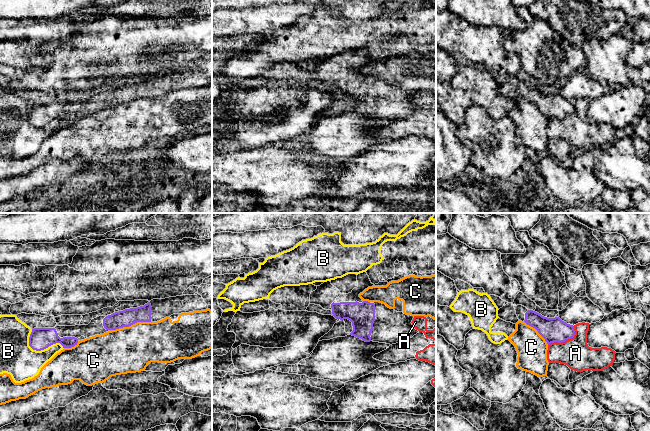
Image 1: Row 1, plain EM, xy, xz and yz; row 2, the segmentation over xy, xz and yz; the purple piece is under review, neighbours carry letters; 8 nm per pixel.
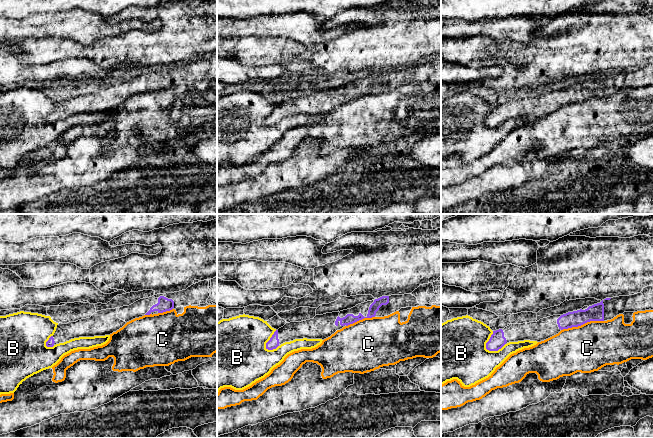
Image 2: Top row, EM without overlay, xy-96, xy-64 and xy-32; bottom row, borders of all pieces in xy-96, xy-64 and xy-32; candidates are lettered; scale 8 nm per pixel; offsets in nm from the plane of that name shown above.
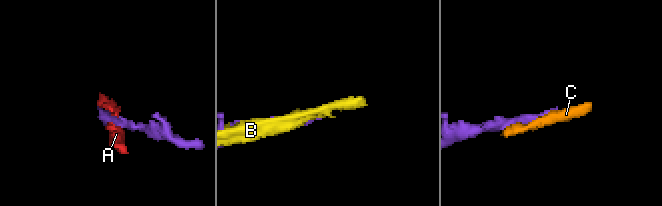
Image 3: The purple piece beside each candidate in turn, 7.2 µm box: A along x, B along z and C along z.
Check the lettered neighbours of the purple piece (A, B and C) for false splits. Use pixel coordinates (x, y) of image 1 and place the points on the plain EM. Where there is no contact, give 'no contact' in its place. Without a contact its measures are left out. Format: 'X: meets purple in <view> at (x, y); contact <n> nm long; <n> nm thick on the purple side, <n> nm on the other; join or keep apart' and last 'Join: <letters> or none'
A: meets purple in yz at (565, 116); contact 260 nm long; 190 nm thick on the purple side, 240 nm on the other; keep apart
B: meets purple in xy at (39, 126); contact 300 nm long; 180 nm thick on the purple side, 280 nm on the other; keep apart
C: meets purple in xy at (131, 100); contact 340 nm long; 140 nm thick on the purple side, 360 nm on the other; keep apart
Join: none

